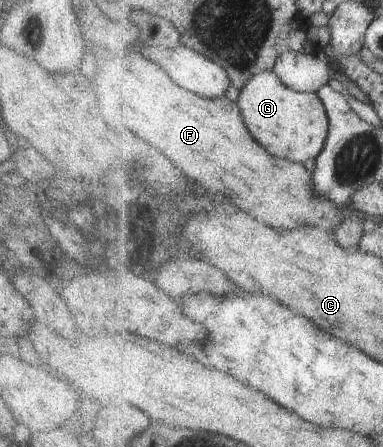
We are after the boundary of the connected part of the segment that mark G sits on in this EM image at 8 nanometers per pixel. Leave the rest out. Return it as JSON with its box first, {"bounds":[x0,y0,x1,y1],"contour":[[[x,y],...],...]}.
{"bounds":[237,70,330,164],"contour":[[[274,70],[257,74],[241,91],[237,104],[250,134],[272,156],[303,164],[324,150],[330,118],[319,96],[286,86]]]}

